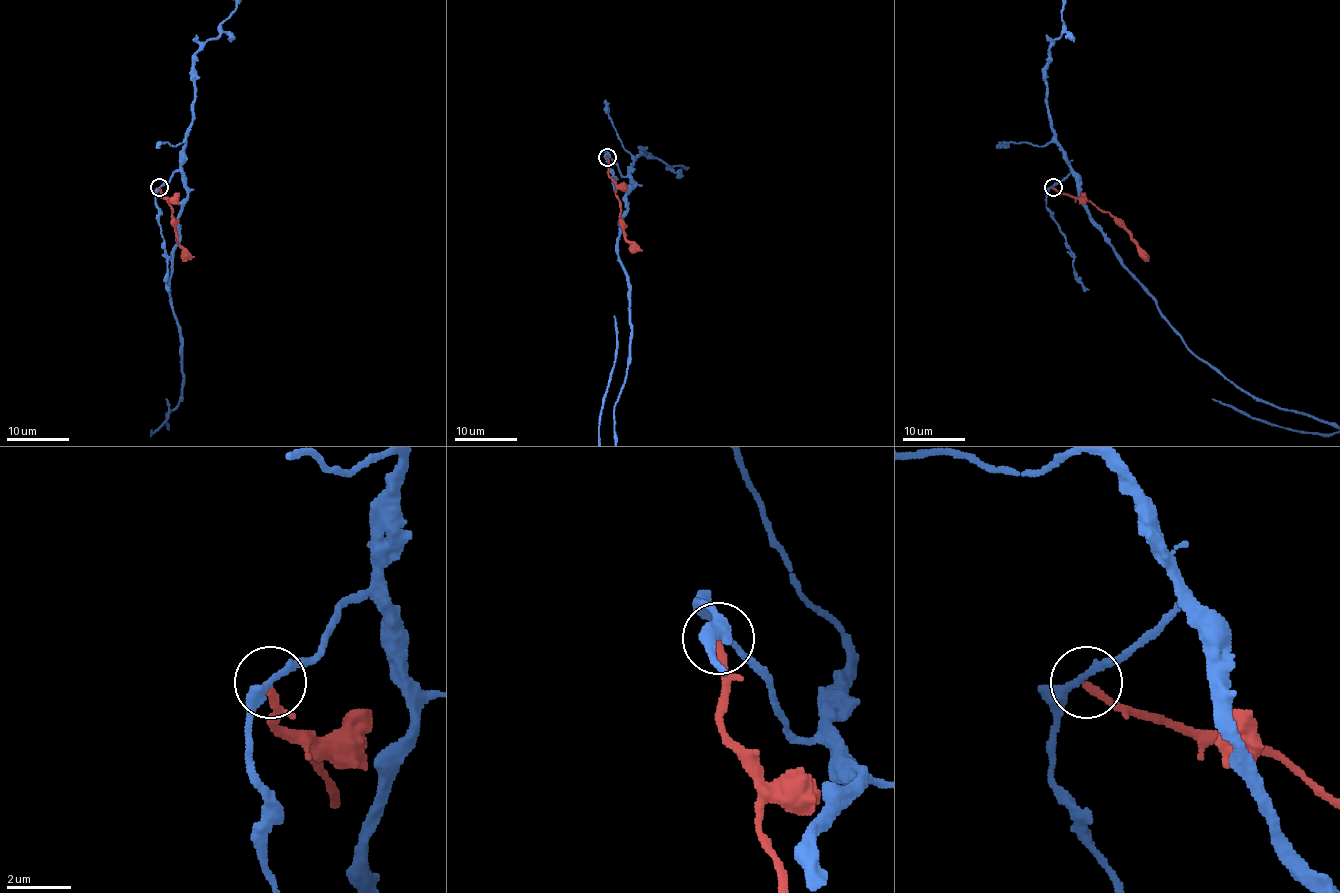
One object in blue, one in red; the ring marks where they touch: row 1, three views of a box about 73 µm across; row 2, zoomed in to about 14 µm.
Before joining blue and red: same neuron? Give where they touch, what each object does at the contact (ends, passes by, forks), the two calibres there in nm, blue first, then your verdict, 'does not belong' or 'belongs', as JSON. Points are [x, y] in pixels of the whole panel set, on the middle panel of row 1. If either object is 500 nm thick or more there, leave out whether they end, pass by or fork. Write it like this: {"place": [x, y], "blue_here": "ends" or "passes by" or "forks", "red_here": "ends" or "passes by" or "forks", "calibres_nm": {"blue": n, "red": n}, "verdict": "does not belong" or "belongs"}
{"place": [607, 157], "blue_here": "passes by", "red_here": "ends", "calibres_nm": {"blue": 220, "red": 260}, "verdict": "does not belong"}

